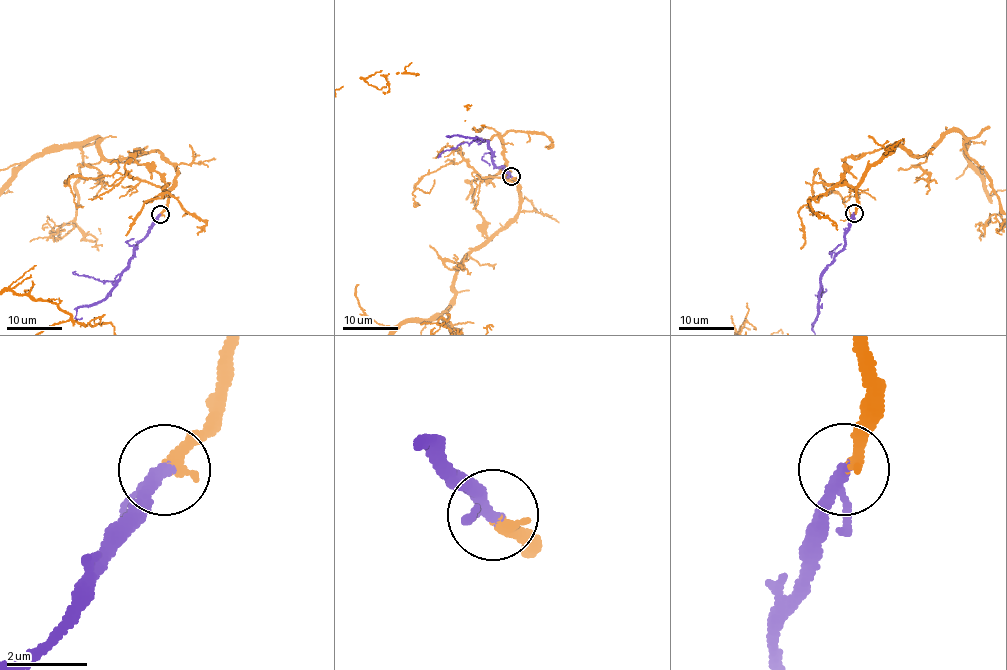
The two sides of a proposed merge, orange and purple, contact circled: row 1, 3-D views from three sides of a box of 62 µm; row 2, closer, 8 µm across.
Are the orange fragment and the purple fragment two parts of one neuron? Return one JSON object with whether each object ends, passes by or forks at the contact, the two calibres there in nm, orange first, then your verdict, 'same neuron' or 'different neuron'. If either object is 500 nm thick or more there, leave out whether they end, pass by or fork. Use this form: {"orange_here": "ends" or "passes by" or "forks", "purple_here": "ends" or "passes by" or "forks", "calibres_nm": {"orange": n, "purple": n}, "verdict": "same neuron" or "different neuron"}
{"orange_here": "ends", "purple_here": "passes by", "calibres_nm": {"orange": 280, "purple": 240}, "verdict": "same neuron"}

